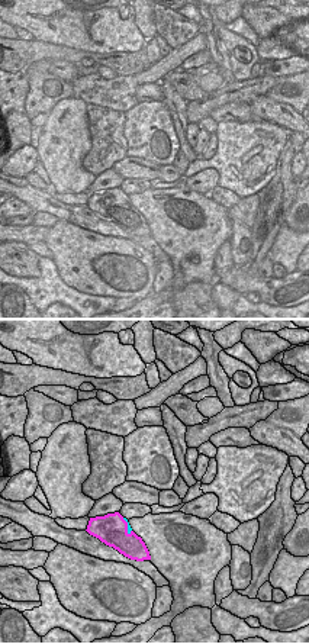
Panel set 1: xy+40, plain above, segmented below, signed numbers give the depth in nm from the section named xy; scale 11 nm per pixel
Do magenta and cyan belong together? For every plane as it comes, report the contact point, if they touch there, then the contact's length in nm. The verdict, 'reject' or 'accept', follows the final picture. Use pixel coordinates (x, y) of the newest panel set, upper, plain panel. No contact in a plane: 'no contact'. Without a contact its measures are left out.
meets magenta at (126, 202); contact 200 nm long

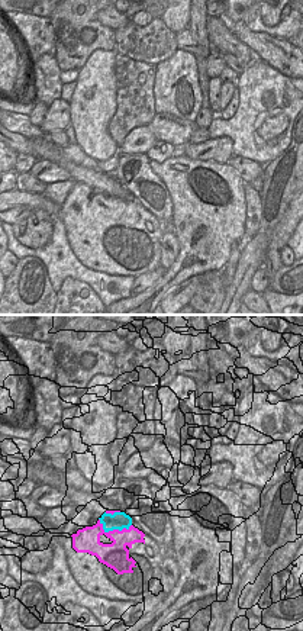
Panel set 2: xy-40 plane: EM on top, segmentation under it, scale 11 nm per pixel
meets magenta at (112, 206); contact 380 nm long

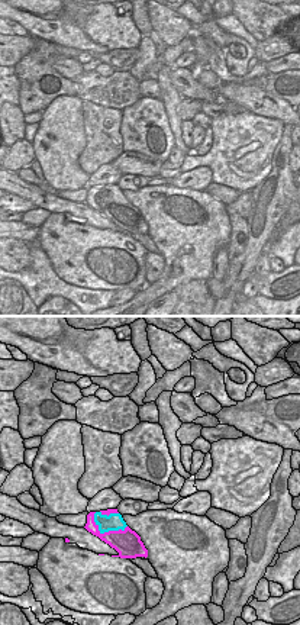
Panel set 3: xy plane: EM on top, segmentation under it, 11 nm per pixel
meets magenta at (105, 208); contact 420 nm long

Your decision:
reject

